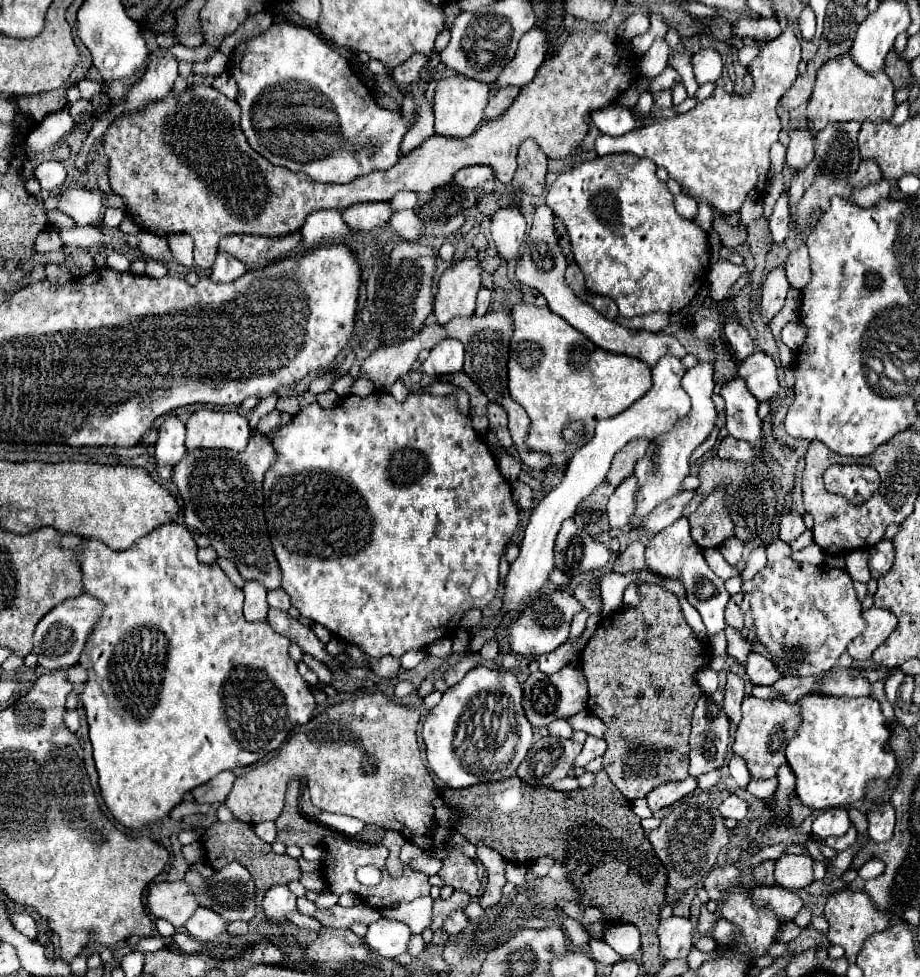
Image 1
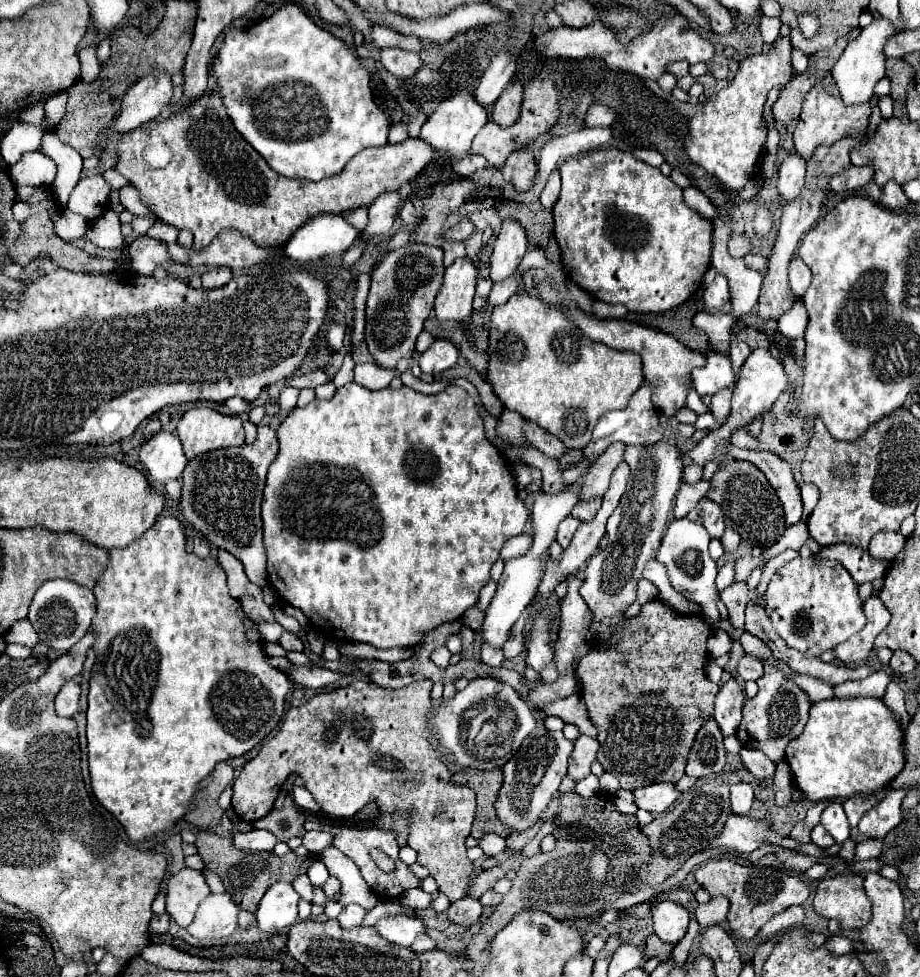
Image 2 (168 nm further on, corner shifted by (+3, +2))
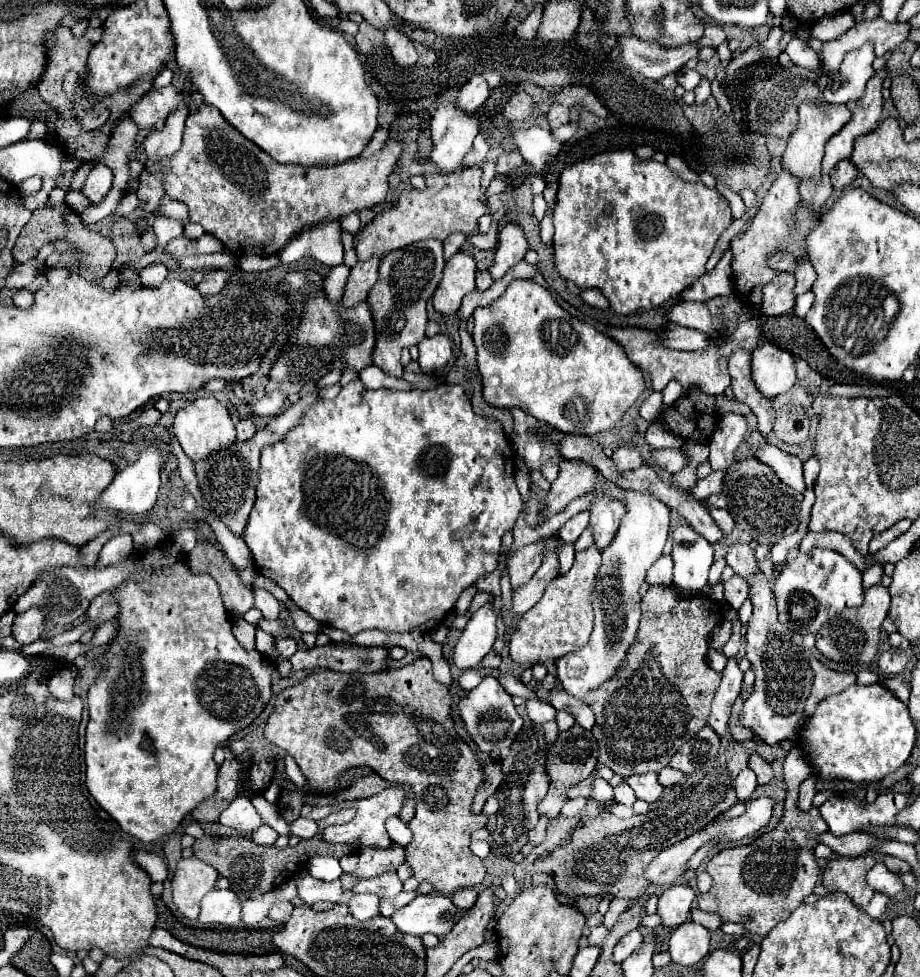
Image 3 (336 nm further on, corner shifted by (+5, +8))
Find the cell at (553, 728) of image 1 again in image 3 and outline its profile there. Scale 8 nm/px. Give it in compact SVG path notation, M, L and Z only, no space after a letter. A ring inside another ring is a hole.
M528 699L526 709L528 709L528 717L534 723L546 723L556 719L556 709L552 709L548 703L540 703L538 699Z

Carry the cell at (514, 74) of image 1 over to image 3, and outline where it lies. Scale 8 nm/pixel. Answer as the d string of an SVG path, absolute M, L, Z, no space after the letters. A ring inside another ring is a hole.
M472 75L470 81L462 87L456 105L464 111L476 111L490 95L490 87L482 75Z

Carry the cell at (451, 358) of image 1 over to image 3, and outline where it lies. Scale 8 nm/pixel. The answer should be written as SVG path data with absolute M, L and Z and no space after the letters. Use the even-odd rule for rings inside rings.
M436 335L436 337L424 337L418 343L420 349L420 367L424 373L432 373L434 369L444 367L452 357L452 339L448 335Z

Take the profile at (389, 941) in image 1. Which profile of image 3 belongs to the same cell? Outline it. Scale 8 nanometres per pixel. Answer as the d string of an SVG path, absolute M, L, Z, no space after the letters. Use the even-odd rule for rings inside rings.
M420 895L406 907L398 909L392 915L398 931L408 935L446 935L452 931L454 915L458 913L456 905L446 895Z

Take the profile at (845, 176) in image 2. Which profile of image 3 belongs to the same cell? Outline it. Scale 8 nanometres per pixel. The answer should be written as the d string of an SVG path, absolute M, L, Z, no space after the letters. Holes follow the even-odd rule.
M844 159L834 167L834 171L830 173L830 179L834 189L846 189L856 179L856 175L858 175L858 167L852 165L850 159Z

